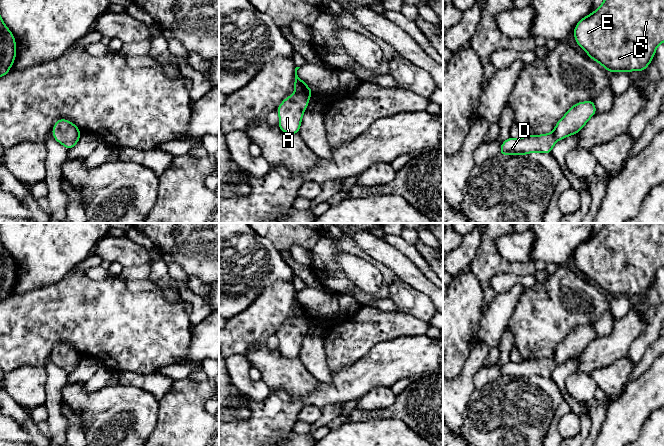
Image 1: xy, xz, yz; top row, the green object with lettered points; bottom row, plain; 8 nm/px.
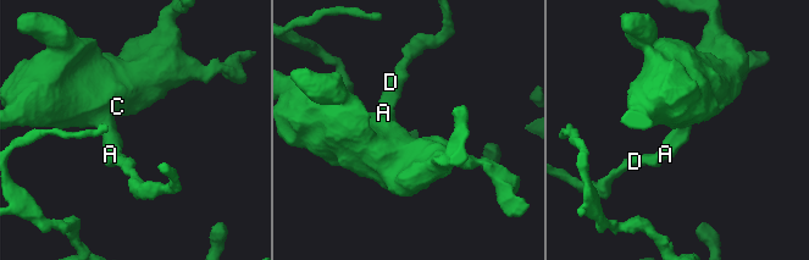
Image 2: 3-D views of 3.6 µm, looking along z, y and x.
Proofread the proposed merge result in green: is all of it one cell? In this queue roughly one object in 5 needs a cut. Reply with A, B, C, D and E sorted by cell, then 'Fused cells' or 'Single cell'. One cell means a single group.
Groups: A B C D E. Single cell

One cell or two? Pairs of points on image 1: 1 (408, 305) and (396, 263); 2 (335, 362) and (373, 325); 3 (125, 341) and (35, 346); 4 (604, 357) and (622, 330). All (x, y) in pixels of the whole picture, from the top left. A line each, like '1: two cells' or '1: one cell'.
1: two cells
2: one cell
3: one cell
4: one cell

